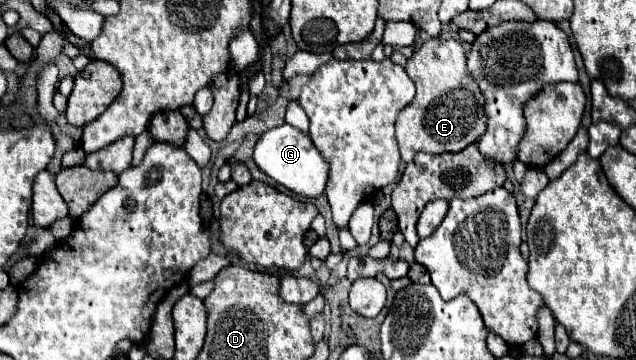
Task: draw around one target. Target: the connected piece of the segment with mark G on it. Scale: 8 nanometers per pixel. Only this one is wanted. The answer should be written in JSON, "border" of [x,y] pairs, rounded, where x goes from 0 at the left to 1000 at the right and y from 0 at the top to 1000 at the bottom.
{"border":[[[445,344],[439,356],[426,356],[420,361],[407,394],[401,400],[401,456],[432,506],[445,511],[448,522],[461,528],[464,539],[473,544],[486,544],[495,550],[502,539],[511,533],[511,511],[514,511],[514,478],[517,478],[517,456],[511,456],[511,444],[502,433],[498,411],[492,406],[489,383],[464,356],[458,356],[454,344]]]}

